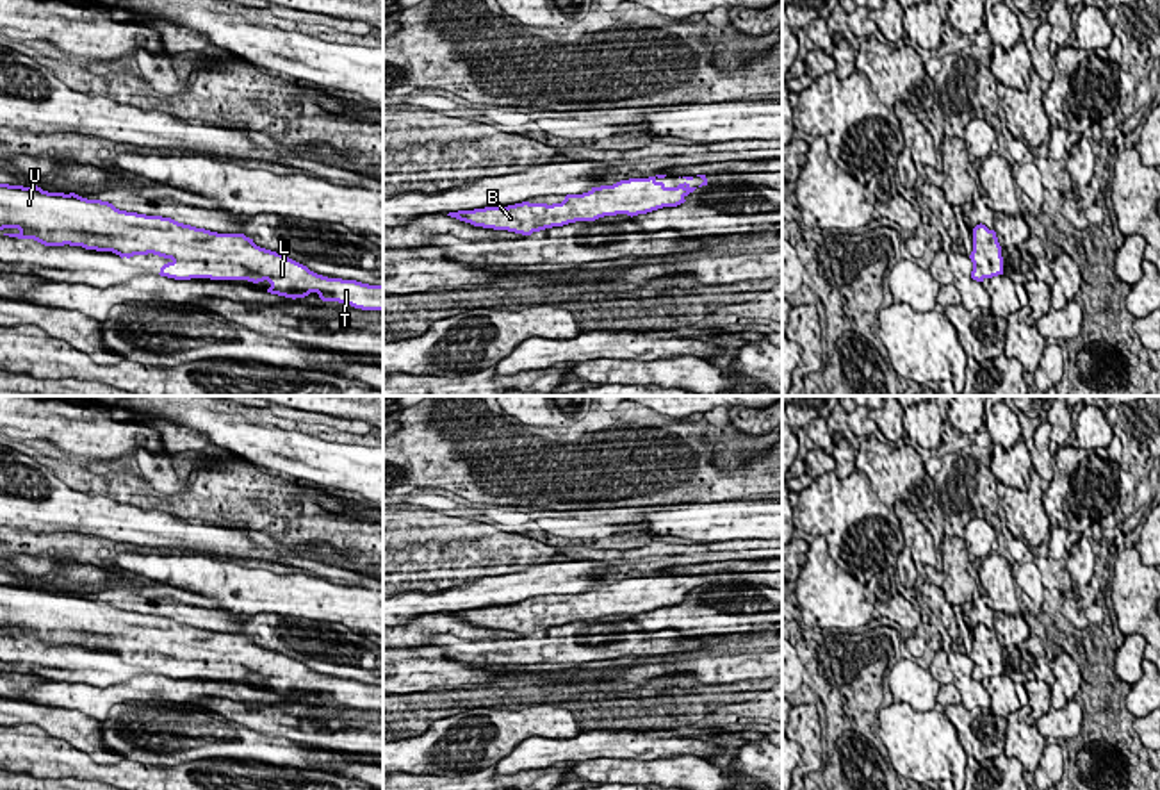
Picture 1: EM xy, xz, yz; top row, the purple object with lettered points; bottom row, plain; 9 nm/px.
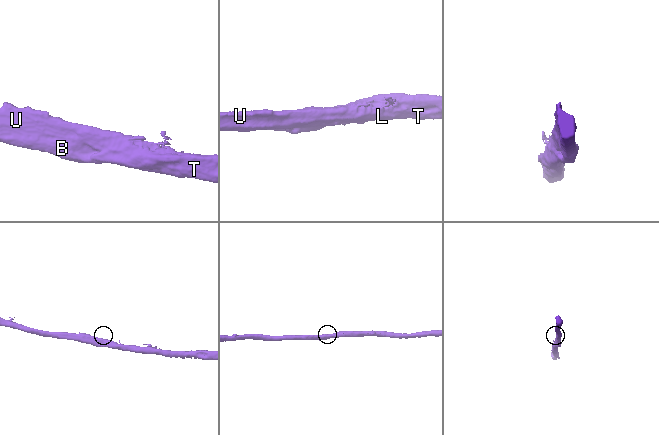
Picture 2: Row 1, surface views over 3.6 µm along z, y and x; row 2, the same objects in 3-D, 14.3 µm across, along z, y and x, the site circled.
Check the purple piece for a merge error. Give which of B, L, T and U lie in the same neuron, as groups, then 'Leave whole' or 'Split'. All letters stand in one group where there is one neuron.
Groups: B L T U. Leave whole

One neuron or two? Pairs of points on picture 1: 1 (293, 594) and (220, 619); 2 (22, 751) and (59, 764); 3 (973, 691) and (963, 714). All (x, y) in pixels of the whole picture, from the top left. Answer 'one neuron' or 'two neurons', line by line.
1: two neurons
2: one neuron
3: two neurons

